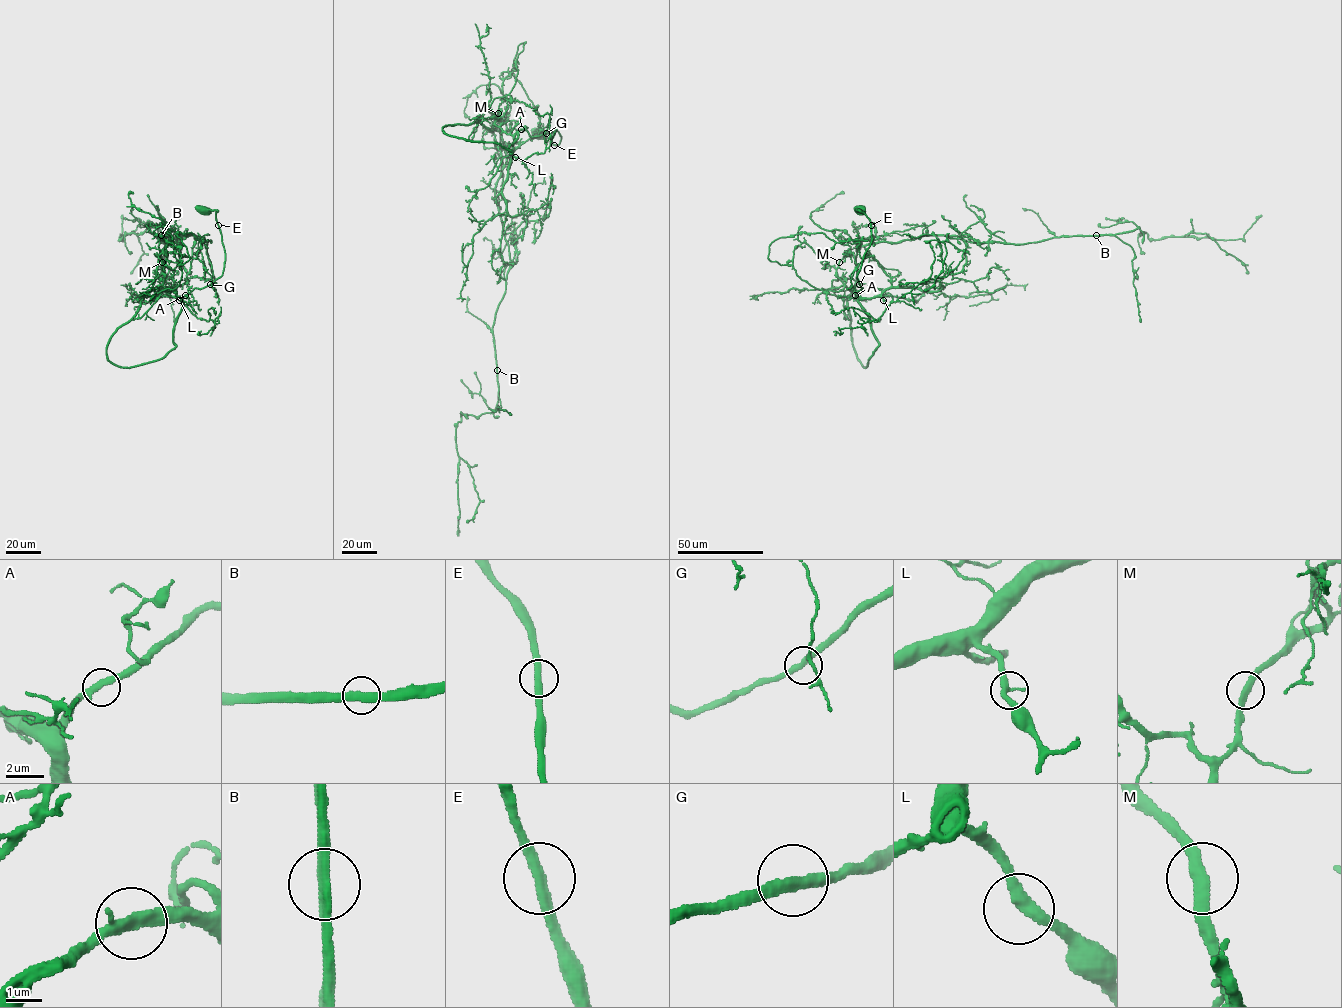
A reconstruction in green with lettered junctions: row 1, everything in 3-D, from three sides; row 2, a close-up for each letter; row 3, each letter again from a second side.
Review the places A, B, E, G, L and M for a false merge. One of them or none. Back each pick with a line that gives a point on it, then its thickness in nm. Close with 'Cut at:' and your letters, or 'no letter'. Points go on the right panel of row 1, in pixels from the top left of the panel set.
Cut at: no letter

